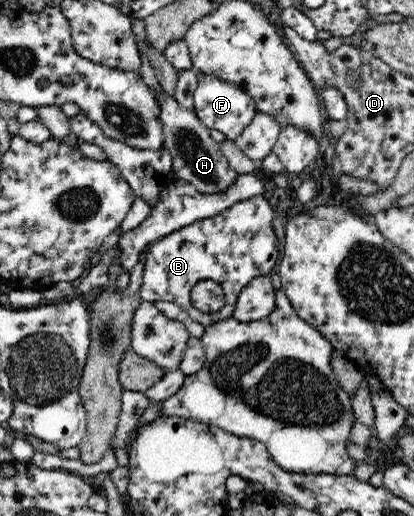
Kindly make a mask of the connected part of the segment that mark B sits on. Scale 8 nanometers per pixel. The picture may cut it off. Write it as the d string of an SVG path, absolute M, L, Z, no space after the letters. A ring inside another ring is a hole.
M263 195L235 203L233 206L223 210L217 216L203 218L193 225L183 227L182 230L173 232L163 239L150 245L145 260L145 270L143 274L143 285L140 288L140 296L143 301L159 305L162 301L173 302L194 321L200 322L204 327L211 326L218 320L223 320L232 316L235 310L241 290L254 278L269 276L277 267L281 258L281 244L275 231L273 231L273 219L276 213L269 205L269 201ZM201 280L214 280L221 286L224 293L225 305L217 312L205 313L195 310L191 303L191 290Z

